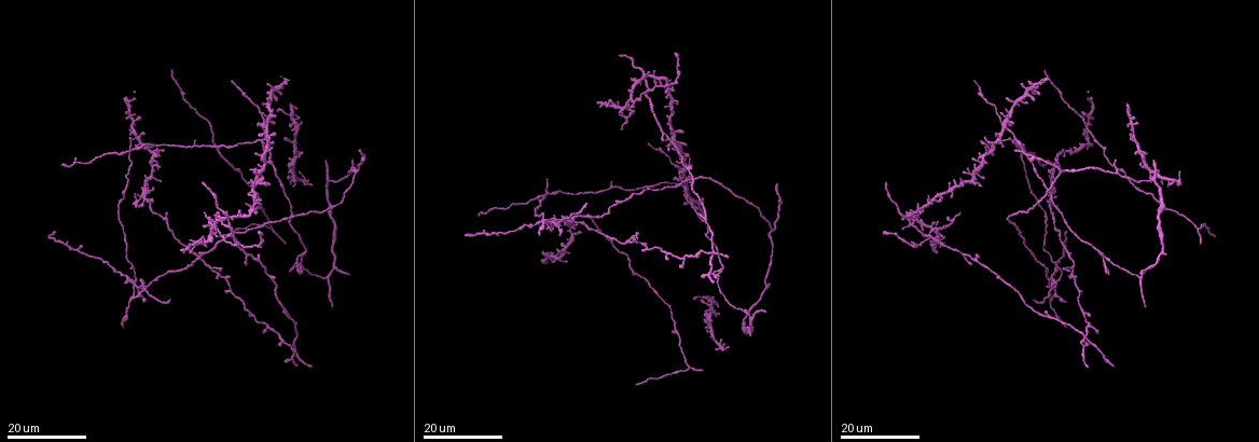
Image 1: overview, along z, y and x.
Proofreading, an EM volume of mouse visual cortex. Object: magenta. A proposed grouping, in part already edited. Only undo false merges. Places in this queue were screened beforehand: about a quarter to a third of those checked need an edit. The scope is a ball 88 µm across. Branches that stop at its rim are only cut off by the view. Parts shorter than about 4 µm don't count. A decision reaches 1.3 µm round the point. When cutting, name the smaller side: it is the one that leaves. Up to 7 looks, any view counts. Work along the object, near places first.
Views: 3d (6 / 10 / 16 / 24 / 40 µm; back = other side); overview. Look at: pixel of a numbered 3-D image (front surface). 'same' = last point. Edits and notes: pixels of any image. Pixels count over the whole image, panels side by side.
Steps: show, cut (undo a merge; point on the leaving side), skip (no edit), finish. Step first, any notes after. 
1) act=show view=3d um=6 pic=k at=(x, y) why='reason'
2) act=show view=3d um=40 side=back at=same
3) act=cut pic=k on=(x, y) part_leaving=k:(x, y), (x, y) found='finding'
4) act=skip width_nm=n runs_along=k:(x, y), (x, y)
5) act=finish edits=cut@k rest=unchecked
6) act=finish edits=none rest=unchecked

act=show view=3d um=16 pic=1 at=(143, 193) why='thin arm on a thick one'

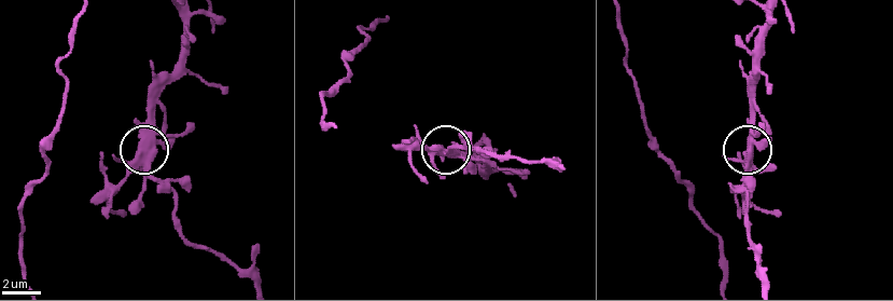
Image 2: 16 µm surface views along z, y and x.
act=show view=3d um=6 pic=2 at=(136, 158)

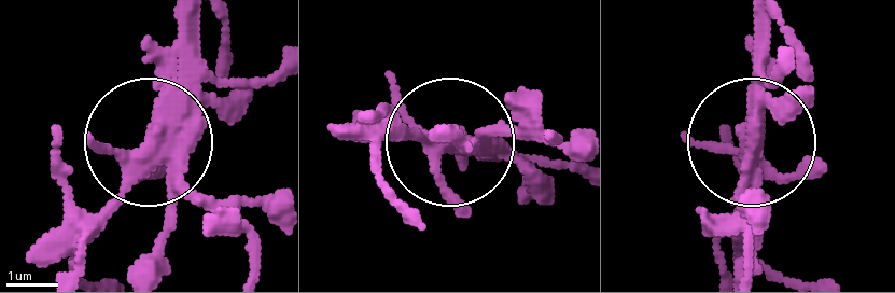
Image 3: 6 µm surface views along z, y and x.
act=cut pic=3 on=(199, 203) arms=5 found='two cells meet here'

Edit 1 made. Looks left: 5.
act=show view=overview

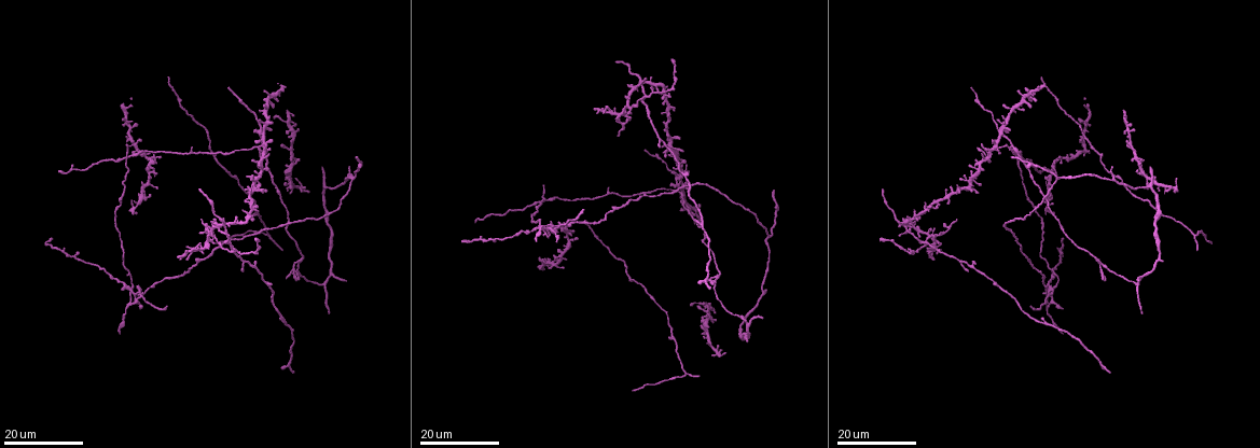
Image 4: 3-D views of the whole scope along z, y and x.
act=show view=3d um=24 pic=4 at=(557, 226) why='four-way junction'

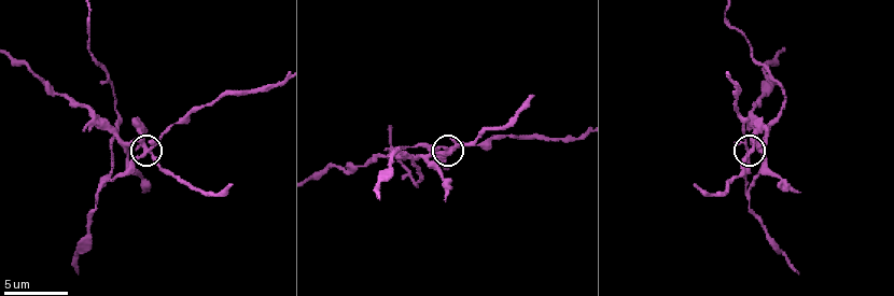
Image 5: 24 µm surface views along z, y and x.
act=show view=3d um=6 pic=5 at=(749, 153)

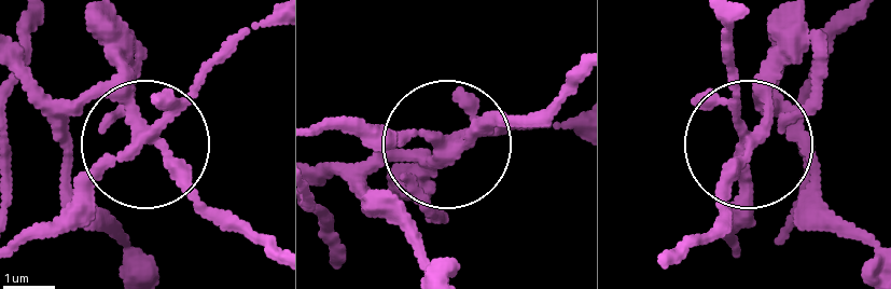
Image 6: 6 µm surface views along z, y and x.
act=show view=3d um=6 side=back pic=6 at=(753, 142)

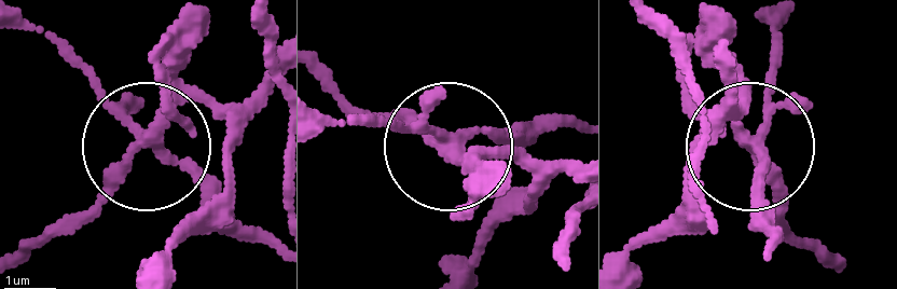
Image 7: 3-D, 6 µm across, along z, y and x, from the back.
act=cut pic=7 on=(168, 105) arms=4 part_leaving=7:(452, 143), (577, 165) found='two cells meet here'

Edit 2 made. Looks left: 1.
act=finish edits=cut@3,cut@7 rest=unchecked

